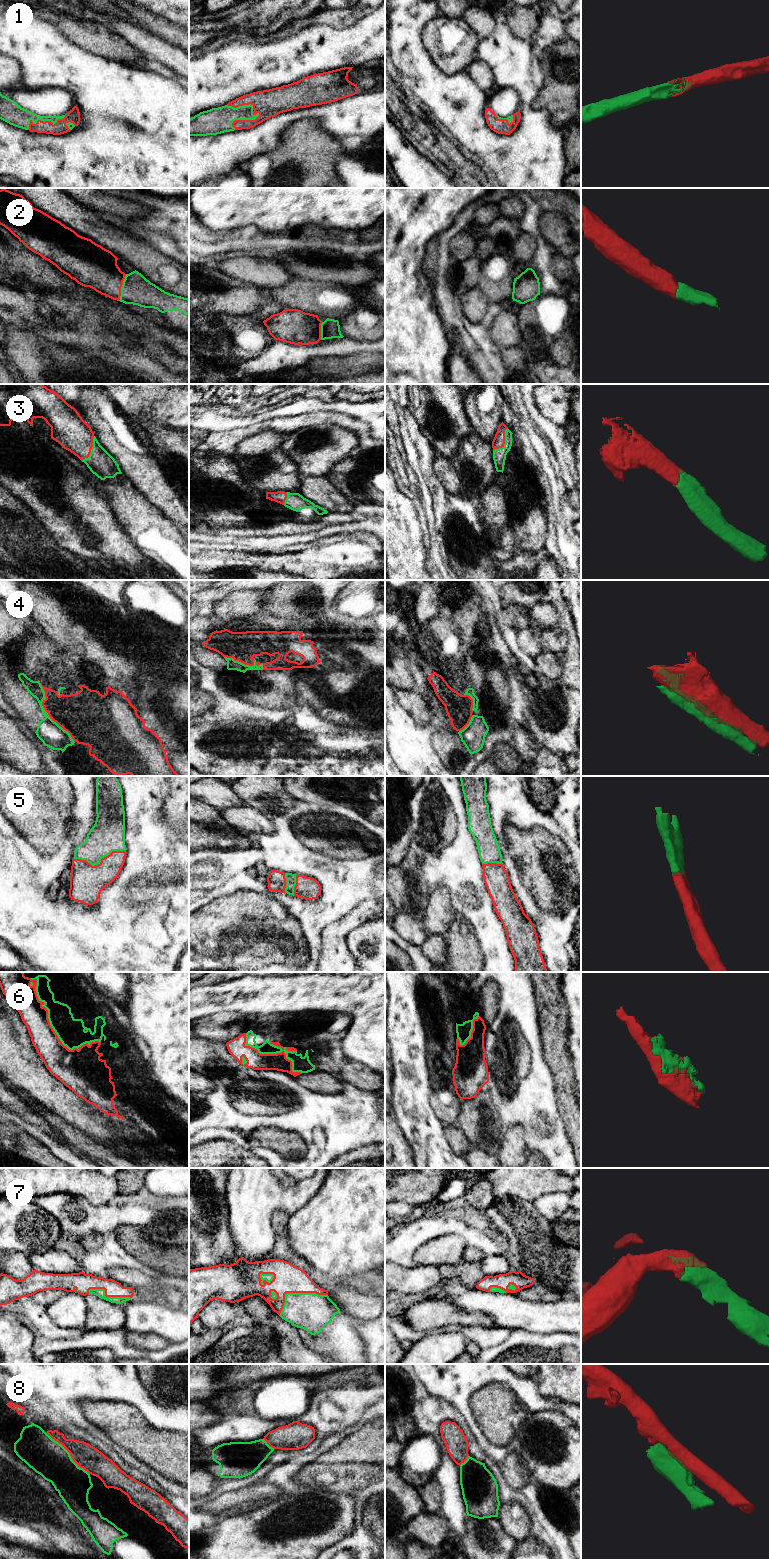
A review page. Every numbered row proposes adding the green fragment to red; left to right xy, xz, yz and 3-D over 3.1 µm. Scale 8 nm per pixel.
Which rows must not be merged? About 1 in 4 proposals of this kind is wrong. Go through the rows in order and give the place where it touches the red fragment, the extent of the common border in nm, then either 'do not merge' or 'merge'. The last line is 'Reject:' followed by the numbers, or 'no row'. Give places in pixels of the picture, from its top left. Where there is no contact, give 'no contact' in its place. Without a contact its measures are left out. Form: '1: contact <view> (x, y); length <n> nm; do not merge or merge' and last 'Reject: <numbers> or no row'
1: contact xy (43, 121); length 340 nm; merge
2: contact xy (121, 286); length 220 nm; merge
3: contact yz (504, 442); length 220 nm; merge
4: contact xy (48, 714); length 550 nm; do not merge
5: contact xy (101, 861); length 420 nm; merge
6: contact xy (51, 1027); length 750 nm; merge
7: contact xz (295, 1292); length 420 nm; merge
8: contact xy (69, 1452); length 480 nm; do not merge
Reject: 4, 8

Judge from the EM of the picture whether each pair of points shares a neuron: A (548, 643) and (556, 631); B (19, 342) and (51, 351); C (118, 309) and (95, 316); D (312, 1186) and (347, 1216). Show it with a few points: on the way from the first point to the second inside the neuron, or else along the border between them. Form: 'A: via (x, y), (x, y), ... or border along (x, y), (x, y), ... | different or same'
A: via (551, 640), (556, 634) | same
B: via (27, 350), (43, 351) | same
C: border along (87, 297), (94, 308), (100, 310), (121, 329) | different
D: border along (325, 1178), (319, 1191), (302, 1207) | different

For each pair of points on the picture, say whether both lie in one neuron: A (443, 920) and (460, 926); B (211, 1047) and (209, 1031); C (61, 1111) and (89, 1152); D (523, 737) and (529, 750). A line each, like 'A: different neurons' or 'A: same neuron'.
A: different neurons
B: different neurons
C: different neurons
D: same neuron

